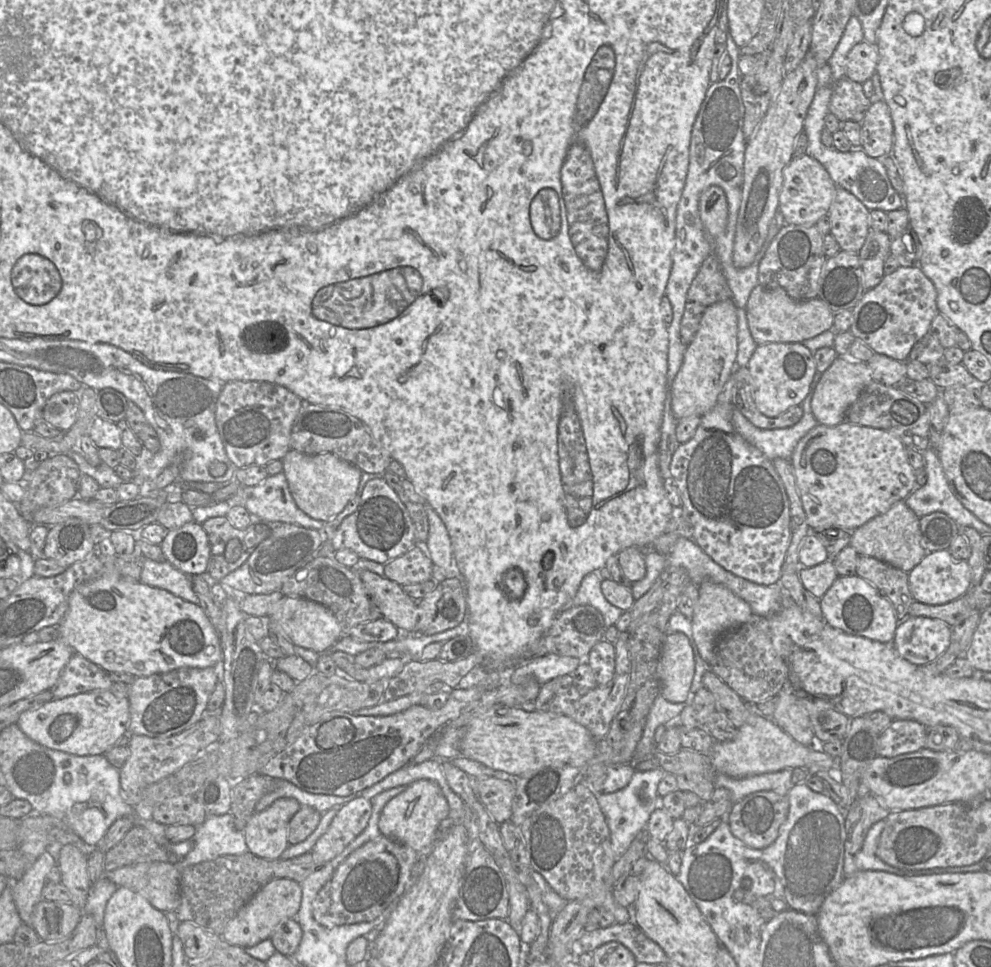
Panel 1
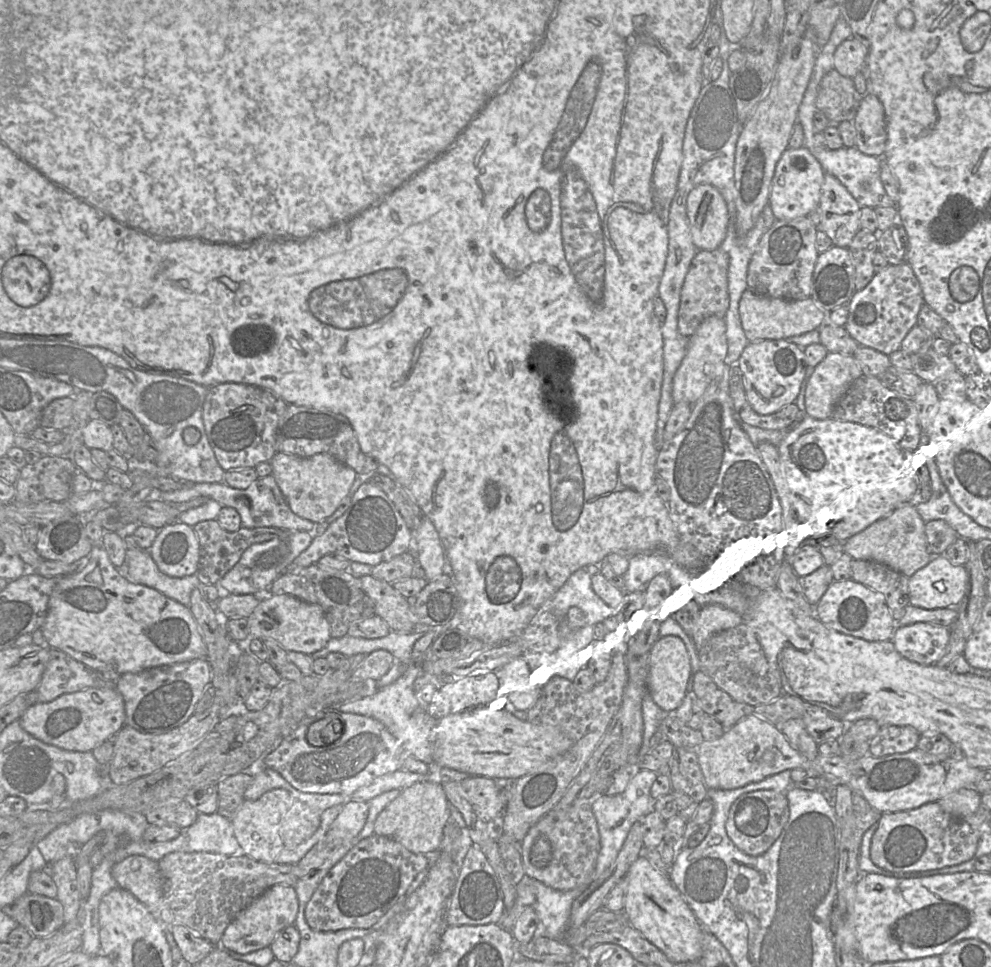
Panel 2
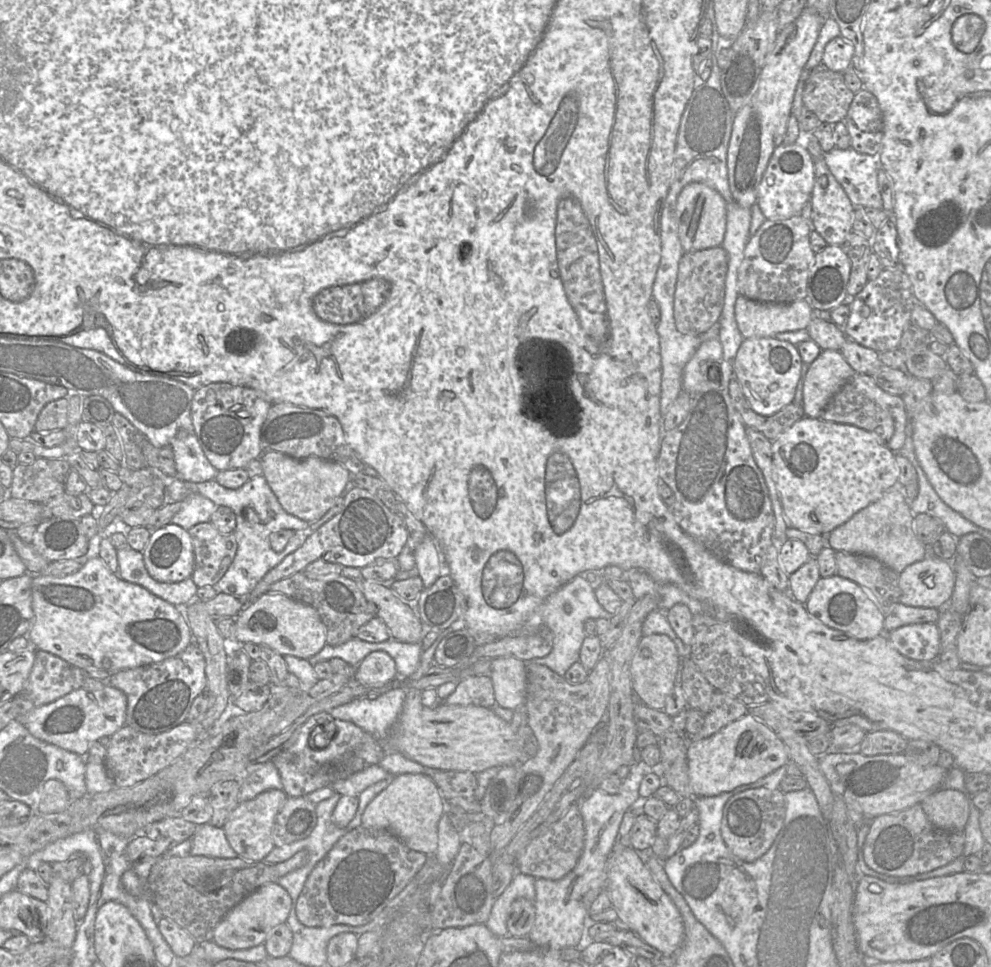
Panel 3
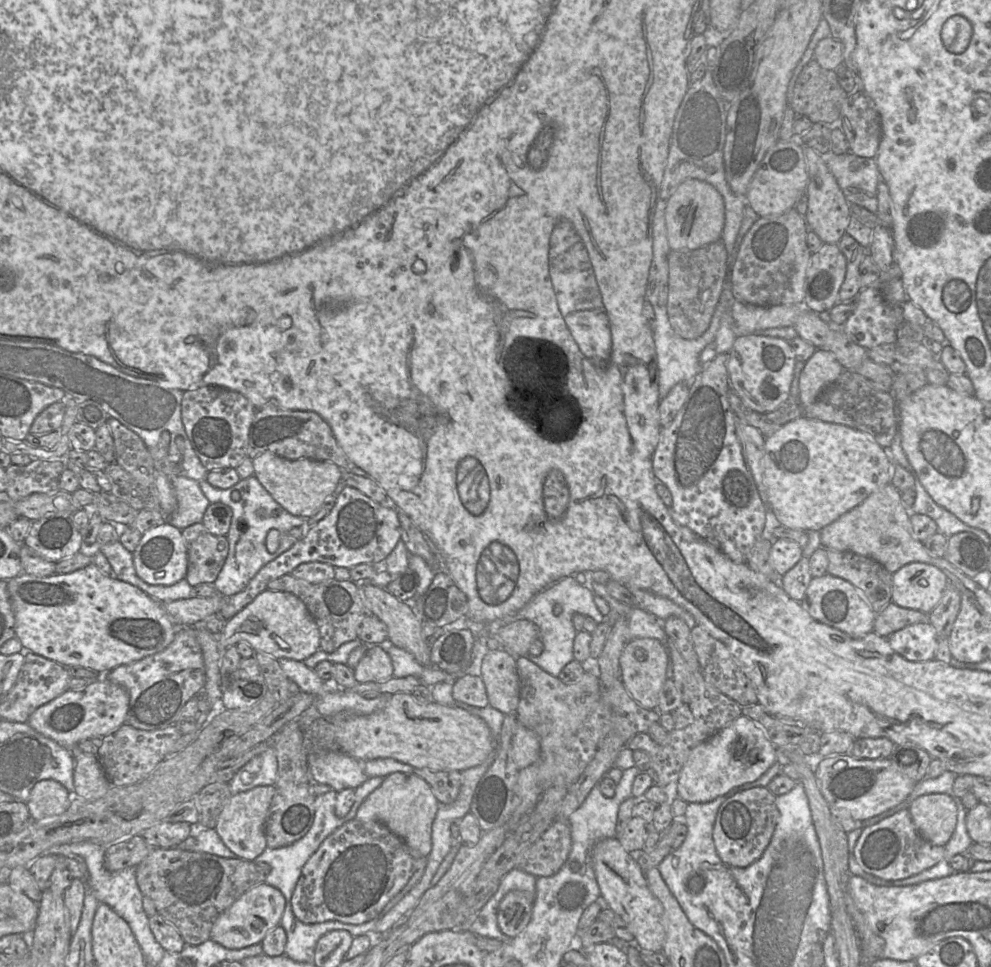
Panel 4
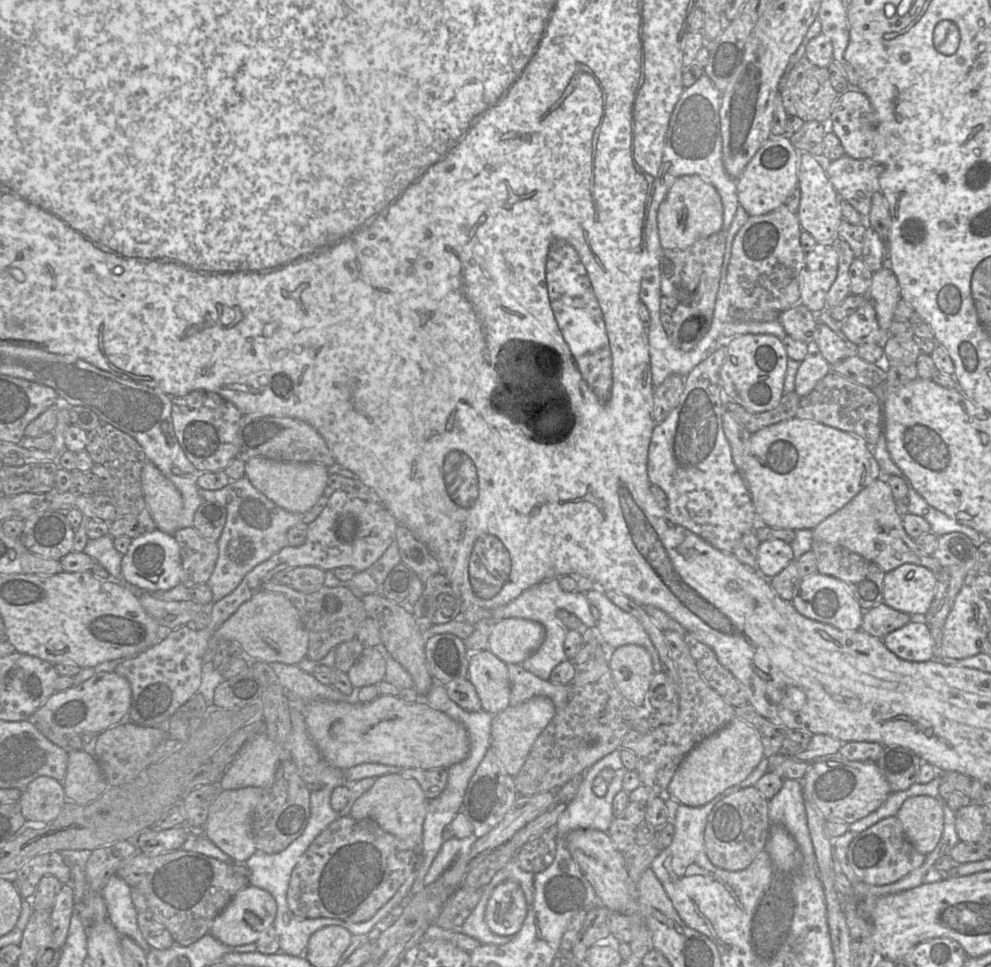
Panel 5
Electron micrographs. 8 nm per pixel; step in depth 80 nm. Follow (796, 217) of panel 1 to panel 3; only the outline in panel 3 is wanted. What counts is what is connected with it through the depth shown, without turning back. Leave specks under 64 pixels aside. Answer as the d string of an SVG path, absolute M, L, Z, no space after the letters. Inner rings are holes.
M781 144L774 150L759 184L757 205L764 217L770 220L788 219L801 215L803 207L810 202L814 184L815 162L808 150L802 144Z

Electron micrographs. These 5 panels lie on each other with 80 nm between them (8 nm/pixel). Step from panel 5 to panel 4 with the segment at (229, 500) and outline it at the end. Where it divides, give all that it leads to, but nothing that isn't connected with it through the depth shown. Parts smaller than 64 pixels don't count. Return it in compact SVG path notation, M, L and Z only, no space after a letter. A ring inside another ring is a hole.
M254 475L241 479L228 489L216 488L206 480L198 481L198 483L202 493L210 503L226 504L233 513L230 529L226 535L229 543L228 555L214 582L217 593L225 598L241 592L263 566L276 559L296 543L296 539L288 534L292 528L305 527L307 529L313 526L308 525L308 518L287 512L273 499ZM273 529L278 530L282 537L278 549L275 552L269 552L266 548L266 536Z

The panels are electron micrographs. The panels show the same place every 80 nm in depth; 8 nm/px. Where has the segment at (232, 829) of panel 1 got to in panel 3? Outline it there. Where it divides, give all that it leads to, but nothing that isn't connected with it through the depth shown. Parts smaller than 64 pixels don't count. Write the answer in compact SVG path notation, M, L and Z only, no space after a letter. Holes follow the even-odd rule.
M210 823L197 825L192 836L191 855L205 855L218 858L235 858L238 854L230 846L223 827Z

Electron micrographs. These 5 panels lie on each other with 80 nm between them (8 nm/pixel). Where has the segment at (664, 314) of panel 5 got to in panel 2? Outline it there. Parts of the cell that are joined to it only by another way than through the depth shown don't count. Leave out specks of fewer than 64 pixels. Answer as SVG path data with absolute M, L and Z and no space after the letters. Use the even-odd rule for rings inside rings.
M719 247L697 251L686 274L681 290L678 312L678 330L681 336L690 338L700 324L710 316L724 318L729 307L728 255Z

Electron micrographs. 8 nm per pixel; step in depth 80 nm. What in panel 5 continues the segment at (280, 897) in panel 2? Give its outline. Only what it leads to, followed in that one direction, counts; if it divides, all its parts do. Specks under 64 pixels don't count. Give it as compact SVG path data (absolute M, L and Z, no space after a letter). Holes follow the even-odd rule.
M249 885L240 890L217 916L210 933L229 946L256 943L263 932L273 925L276 914L277 904L274 897L264 889Z

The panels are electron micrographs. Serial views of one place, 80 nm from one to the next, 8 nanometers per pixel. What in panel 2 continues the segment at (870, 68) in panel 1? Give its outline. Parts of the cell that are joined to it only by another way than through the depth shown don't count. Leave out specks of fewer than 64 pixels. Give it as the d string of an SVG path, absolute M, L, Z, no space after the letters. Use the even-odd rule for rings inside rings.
M846 39L835 50L833 69L843 76L852 78L864 69L868 53L868 47L857 39Z

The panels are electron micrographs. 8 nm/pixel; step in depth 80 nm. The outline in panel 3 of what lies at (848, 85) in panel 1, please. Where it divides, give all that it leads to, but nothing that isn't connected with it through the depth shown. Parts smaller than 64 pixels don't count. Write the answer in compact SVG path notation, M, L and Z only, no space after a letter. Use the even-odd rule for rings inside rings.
M819 64L809 74L803 91L803 104L822 123L842 122L854 93L847 87L843 73Z

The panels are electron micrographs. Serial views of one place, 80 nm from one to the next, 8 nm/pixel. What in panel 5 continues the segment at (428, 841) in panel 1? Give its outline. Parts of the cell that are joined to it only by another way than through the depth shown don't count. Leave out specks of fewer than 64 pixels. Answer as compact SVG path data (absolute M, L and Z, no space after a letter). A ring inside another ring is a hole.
M387 774L375 779L372 787L354 802L349 815L356 819L372 819L389 834L405 841L414 841L416 854L420 856L427 805L428 799L416 780L403 778L399 774Z

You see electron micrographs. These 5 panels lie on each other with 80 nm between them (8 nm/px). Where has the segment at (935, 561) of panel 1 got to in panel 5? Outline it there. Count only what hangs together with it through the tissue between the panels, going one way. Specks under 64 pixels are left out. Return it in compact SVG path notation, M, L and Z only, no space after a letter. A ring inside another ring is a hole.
M911 563L902 564L885 573L883 603L895 610L909 614L913 619L922 619L932 604L936 581L936 574L930 569Z

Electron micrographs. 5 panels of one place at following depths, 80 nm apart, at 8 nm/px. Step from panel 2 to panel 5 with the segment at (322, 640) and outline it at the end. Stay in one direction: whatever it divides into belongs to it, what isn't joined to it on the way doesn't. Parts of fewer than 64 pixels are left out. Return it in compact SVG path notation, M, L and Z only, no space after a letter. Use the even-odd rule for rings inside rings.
M262 589L243 603L214 636L238 642L247 654L266 663L297 665L306 658L308 651L308 634L296 607L285 595Z

